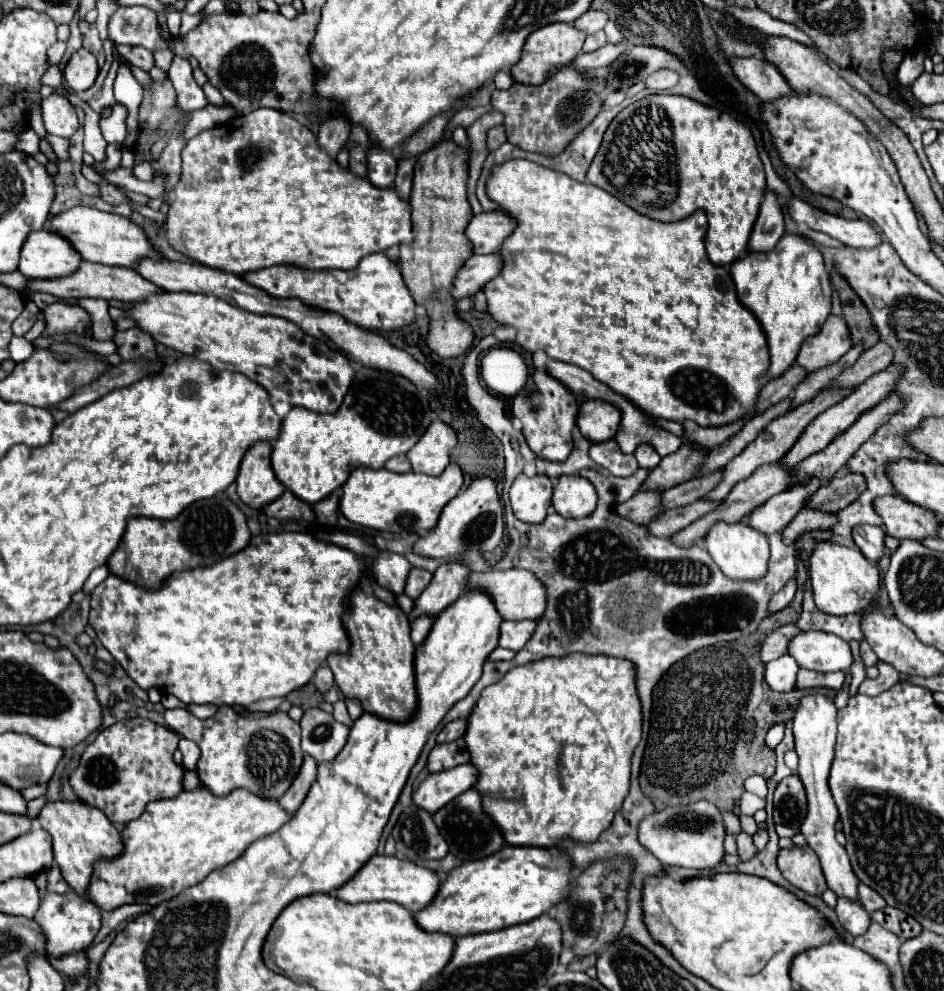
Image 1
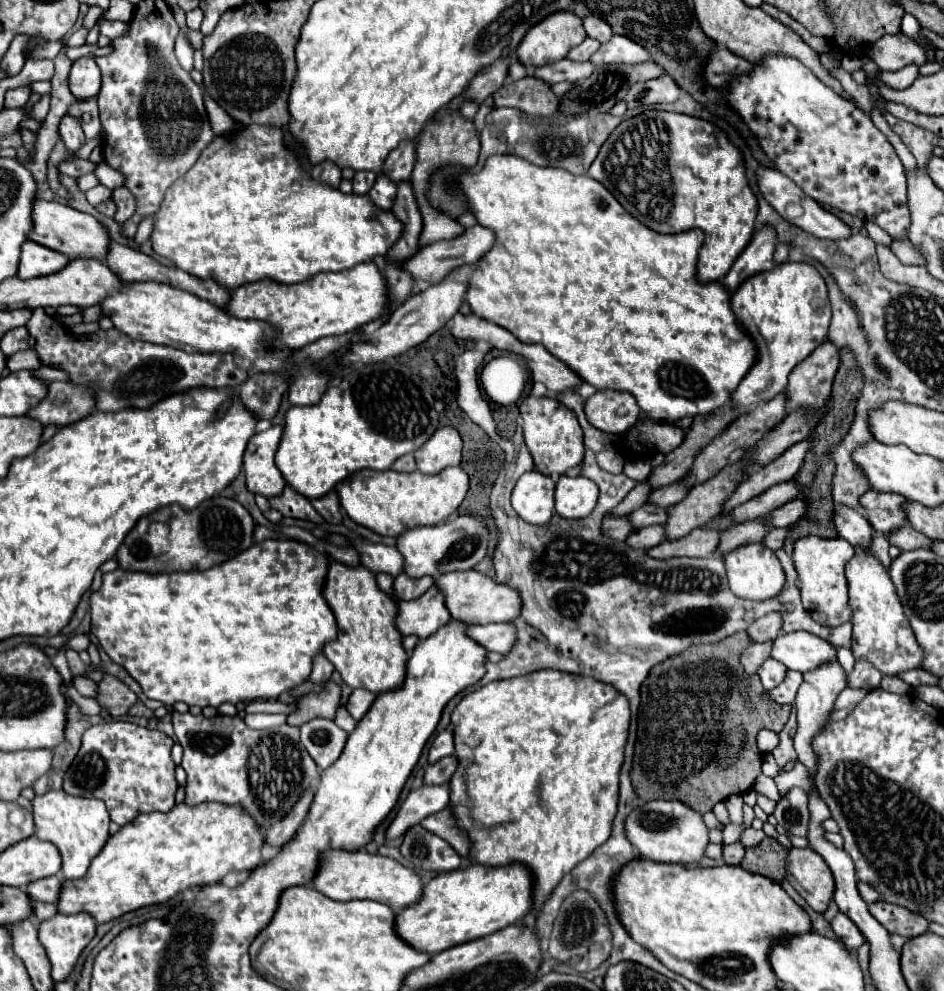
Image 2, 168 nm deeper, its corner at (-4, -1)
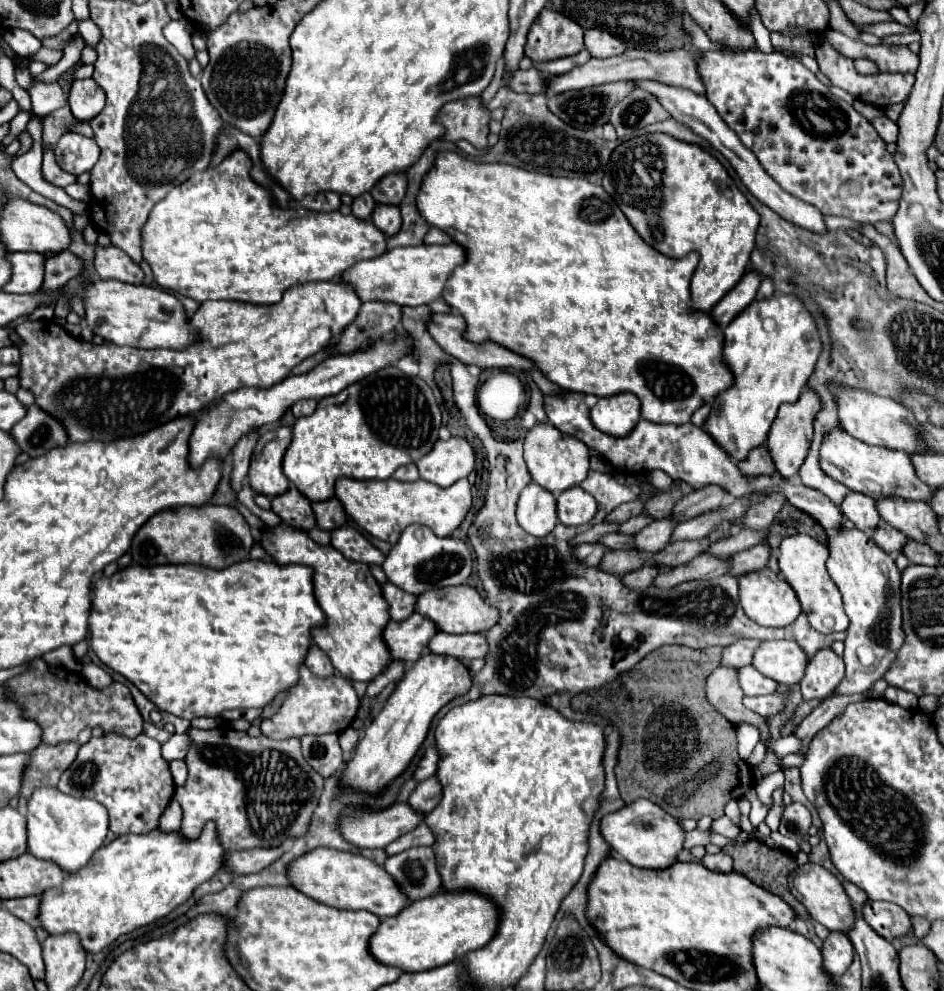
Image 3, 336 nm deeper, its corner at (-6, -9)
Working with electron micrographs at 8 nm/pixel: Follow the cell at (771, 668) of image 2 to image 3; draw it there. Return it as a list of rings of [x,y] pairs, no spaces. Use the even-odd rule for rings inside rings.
[[[745,666],[739,670],[739,684],[745,696],[759,696],[759,694],[773,694],[777,690],[777,682],[763,676],[757,668]]]

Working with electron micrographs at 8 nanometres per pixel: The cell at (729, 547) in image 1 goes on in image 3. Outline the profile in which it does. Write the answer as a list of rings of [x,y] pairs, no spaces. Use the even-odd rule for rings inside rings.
[[[761,568],[755,572],[747,572],[743,576],[737,578],[739,580],[739,600],[741,606],[745,610],[745,614],[755,620],[761,626],[787,626],[791,624],[791,620],[795,620],[795,616],[799,616],[801,606],[799,600],[793,592],[793,588],[783,582],[773,570],[769,568]]]

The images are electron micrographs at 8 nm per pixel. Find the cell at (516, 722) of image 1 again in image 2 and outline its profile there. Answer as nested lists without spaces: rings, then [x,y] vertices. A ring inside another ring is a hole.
[[[539,670],[529,676],[489,682],[487,686],[481,686],[479,690],[465,694],[451,712],[451,724],[453,724],[455,758],[459,760],[459,766],[449,780],[449,808],[453,812],[453,820],[457,820],[457,826],[465,828],[471,840],[467,858],[483,866],[509,866],[515,862],[525,864],[533,876],[533,912],[539,912],[545,900],[551,898],[561,878],[567,872],[571,872],[581,860],[585,860],[597,846],[601,846],[611,834],[611,822],[617,812],[617,798],[619,798],[619,770],[623,764],[623,748],[629,730],[629,702],[619,692],[613,692],[611,686],[601,684],[593,678],[571,676],[557,670]],[[467,814],[475,824],[467,824]]]

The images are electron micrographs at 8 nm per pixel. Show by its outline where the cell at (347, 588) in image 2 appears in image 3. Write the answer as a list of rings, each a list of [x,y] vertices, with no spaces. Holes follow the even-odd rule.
[[[285,524],[269,528],[263,534],[261,546],[277,558],[277,564],[305,564],[315,570],[315,598],[327,616],[327,626],[313,630],[313,642],[331,658],[335,670],[353,682],[371,682],[391,664],[391,652],[383,640],[383,630],[389,616],[389,604],[383,598],[381,586],[373,578],[367,564],[347,560],[331,546],[315,544],[305,532]]]

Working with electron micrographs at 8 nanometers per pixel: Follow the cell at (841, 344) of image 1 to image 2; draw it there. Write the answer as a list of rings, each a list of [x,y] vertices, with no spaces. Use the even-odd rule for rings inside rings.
[[[823,342],[815,352],[795,366],[789,374],[785,410],[819,410],[831,394],[833,378],[839,368],[839,350],[831,342]]]

